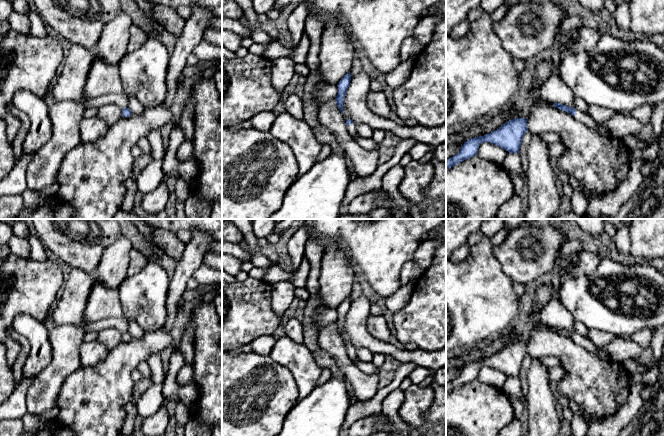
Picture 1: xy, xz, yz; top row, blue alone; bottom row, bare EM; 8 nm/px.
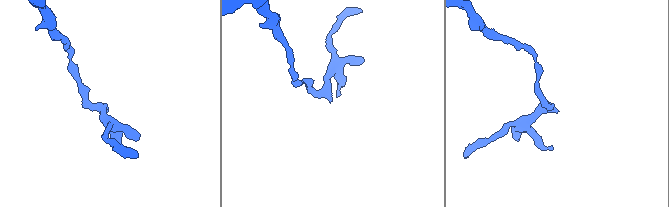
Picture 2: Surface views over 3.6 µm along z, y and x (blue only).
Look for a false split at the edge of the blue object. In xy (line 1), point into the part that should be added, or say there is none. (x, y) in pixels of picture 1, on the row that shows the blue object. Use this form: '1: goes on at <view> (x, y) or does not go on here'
1: does not go on here

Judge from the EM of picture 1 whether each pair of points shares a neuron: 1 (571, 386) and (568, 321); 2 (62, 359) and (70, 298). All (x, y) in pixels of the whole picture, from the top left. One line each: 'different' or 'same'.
1: different
2: different

